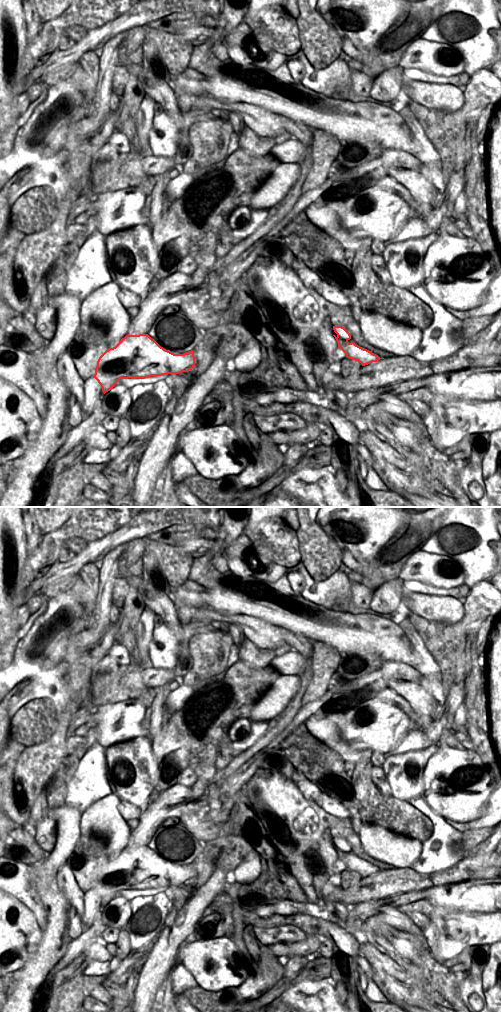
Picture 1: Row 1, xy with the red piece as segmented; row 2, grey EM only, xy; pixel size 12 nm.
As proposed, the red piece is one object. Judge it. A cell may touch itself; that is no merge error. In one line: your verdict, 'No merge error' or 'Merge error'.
No merge error

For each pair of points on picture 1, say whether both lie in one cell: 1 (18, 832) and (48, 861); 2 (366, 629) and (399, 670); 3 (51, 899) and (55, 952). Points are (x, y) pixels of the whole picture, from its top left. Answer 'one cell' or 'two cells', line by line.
1: two cells
2: two cells
3: one cell

